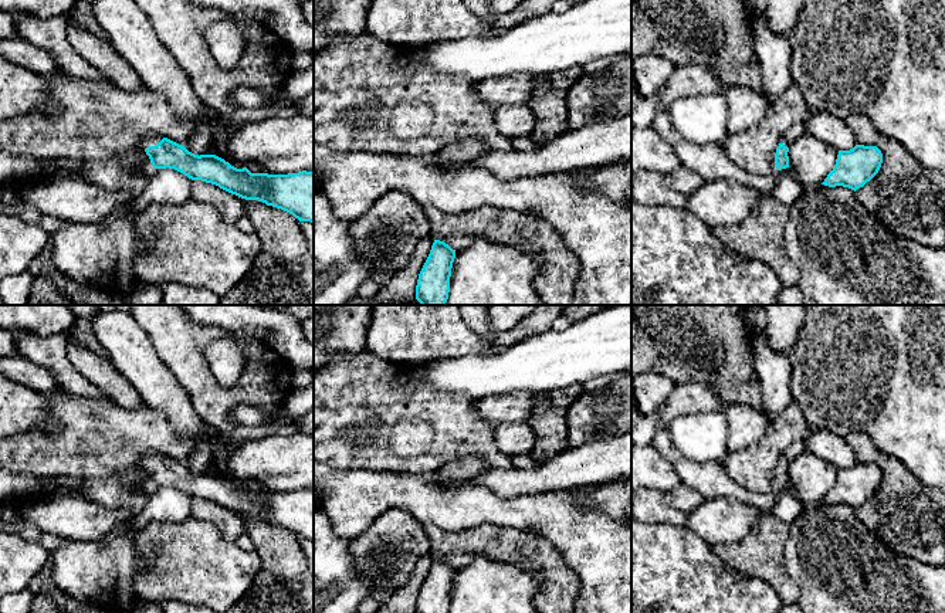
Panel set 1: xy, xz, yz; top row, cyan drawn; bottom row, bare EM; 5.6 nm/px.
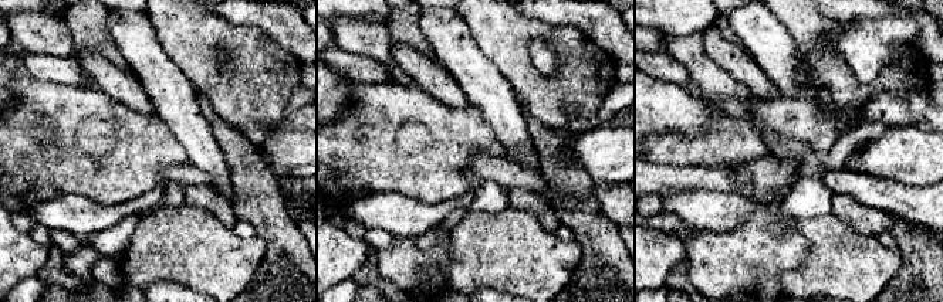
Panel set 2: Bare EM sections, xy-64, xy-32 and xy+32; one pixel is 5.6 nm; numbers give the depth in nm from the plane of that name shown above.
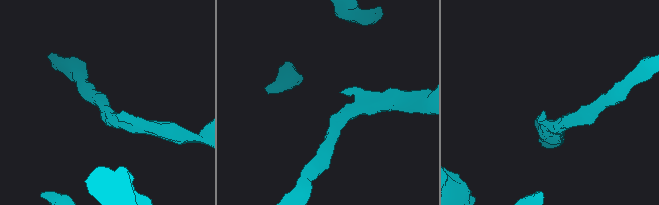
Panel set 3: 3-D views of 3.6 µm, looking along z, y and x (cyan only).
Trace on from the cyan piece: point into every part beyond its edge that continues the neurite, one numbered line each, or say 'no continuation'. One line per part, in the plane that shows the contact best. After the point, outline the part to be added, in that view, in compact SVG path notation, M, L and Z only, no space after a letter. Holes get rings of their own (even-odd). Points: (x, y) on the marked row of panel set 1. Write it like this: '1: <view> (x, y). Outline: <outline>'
1: xy (151, 139). Outline: M148 135L143 142L142 142L142 148L146 149L148 146L155 146L158 145L160 140L163 139L163 136L160 135Z

